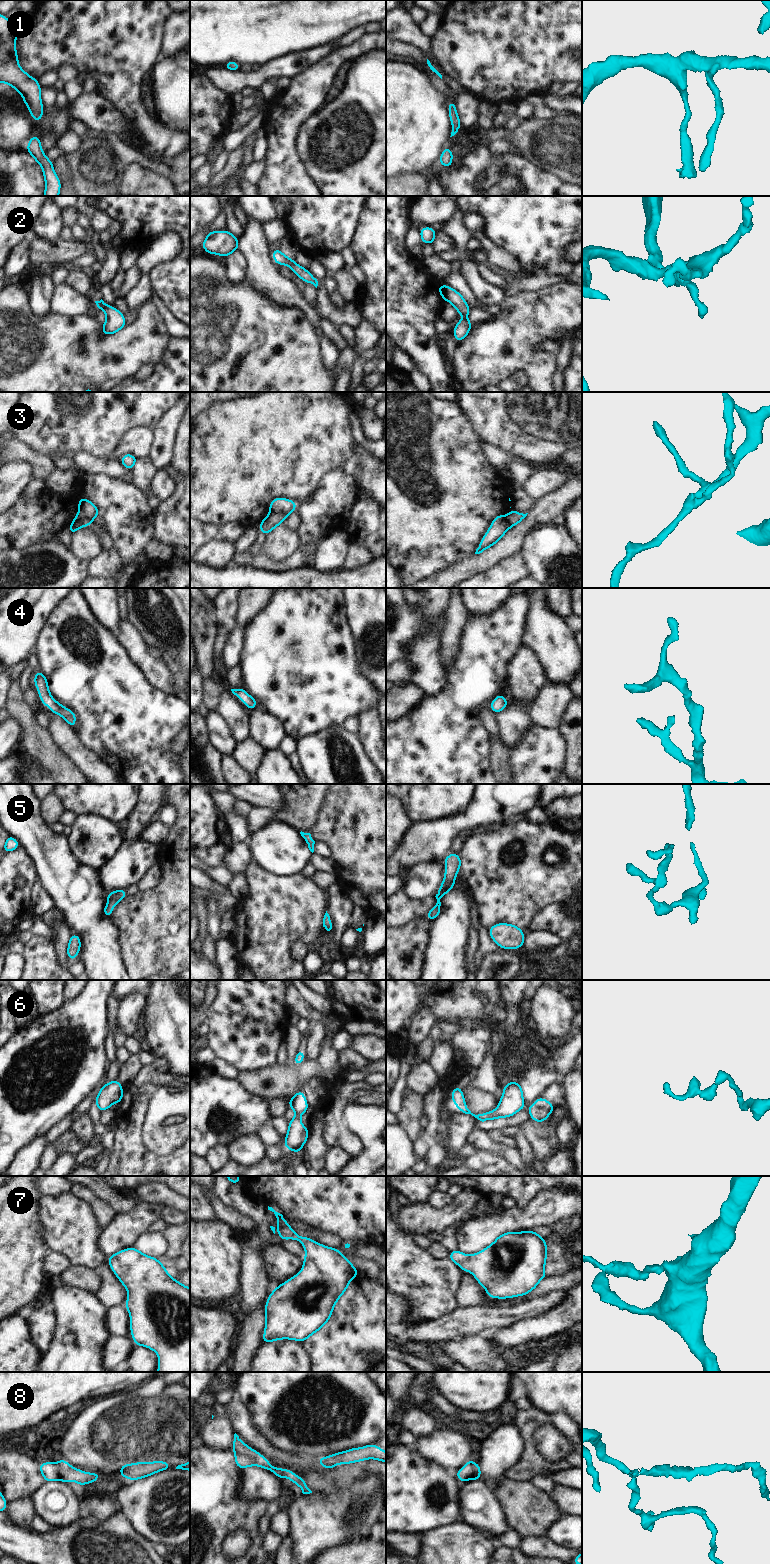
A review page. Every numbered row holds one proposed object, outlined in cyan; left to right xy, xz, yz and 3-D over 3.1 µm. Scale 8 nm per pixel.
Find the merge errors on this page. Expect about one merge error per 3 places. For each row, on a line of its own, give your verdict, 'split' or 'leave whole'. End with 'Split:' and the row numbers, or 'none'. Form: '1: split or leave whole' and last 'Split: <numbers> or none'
1: leave whole
2: leave whole
3: split
4: leave whole
5: leave whole
6: leave whole
7: leave whole
8: leave whole
Split: 3

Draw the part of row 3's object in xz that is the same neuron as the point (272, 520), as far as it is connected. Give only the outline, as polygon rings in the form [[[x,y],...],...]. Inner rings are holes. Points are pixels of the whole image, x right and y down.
[[[270,513],[259,523],[260,531],[267,536],[275,527],[281,525],[284,519],[285,515]]]

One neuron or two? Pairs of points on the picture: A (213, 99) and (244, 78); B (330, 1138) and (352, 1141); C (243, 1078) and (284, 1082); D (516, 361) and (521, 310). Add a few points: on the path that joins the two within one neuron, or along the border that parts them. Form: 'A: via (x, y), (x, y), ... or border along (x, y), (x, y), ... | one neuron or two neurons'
A: border along (205, 77), (230, 95) | two neurons
B: via (335, 1136), (340, 1136), (347, 1141) | one neuron
C: via (253, 1078), (268, 1078), (274, 1082) | one neuron
D: via (516, 348), (516, 333), (521, 327), (521, 323) | one neuron

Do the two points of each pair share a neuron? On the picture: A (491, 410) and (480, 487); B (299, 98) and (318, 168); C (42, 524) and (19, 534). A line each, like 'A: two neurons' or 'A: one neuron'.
A: two neurons
B: two neurons
C: one neuron

